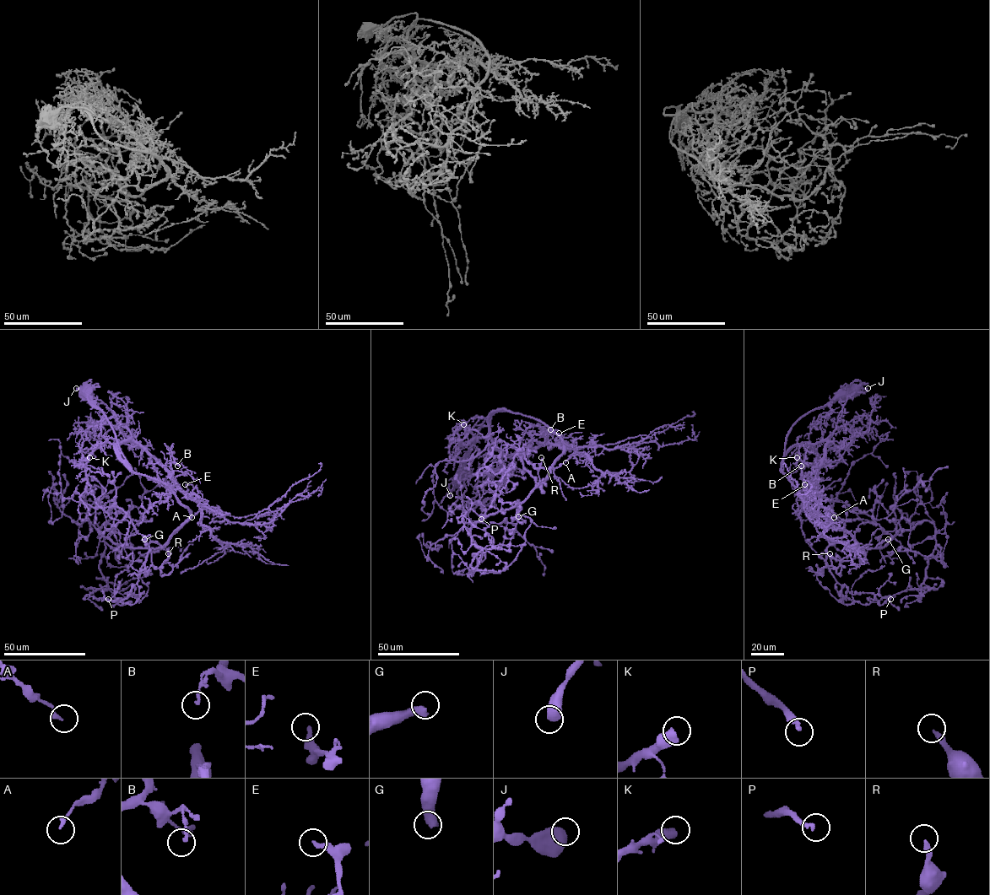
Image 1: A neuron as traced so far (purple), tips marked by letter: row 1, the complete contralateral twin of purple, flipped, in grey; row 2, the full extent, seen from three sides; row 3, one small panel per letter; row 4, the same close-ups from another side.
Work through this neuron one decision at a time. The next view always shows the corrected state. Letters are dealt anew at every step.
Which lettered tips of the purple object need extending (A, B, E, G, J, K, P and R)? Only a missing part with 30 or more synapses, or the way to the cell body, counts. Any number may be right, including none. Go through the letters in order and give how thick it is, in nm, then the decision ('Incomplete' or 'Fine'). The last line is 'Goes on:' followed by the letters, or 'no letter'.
A: Thickness 200 nm. Fine
B: Thickness 130 nm. Fine
E: Thickness 280 nm. Fine
G: Thickness 480 nm. Incomplete
J: Thickness 600 nm. Fine
K: Thickness 550 nm. Fine
P: Thickness 280 nm. Incomplete
R: Thickness 280 nm. Fine
Goes on: G, P

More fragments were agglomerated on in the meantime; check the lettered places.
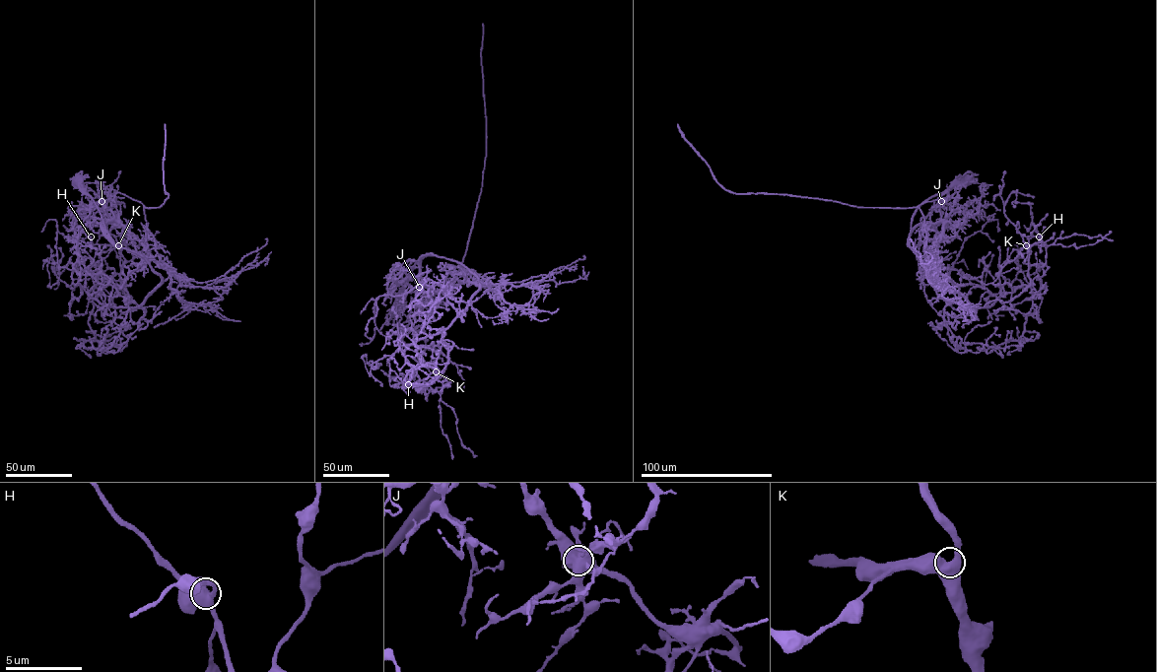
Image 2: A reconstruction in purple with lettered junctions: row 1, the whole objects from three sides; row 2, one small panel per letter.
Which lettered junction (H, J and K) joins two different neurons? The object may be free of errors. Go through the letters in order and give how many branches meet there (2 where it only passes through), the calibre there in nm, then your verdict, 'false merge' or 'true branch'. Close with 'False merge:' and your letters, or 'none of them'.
H: 3 | 440 nm | true branch
J: 4 | 650 nm | false merge
K: 3 | 500 nm | true branch
False merge: J

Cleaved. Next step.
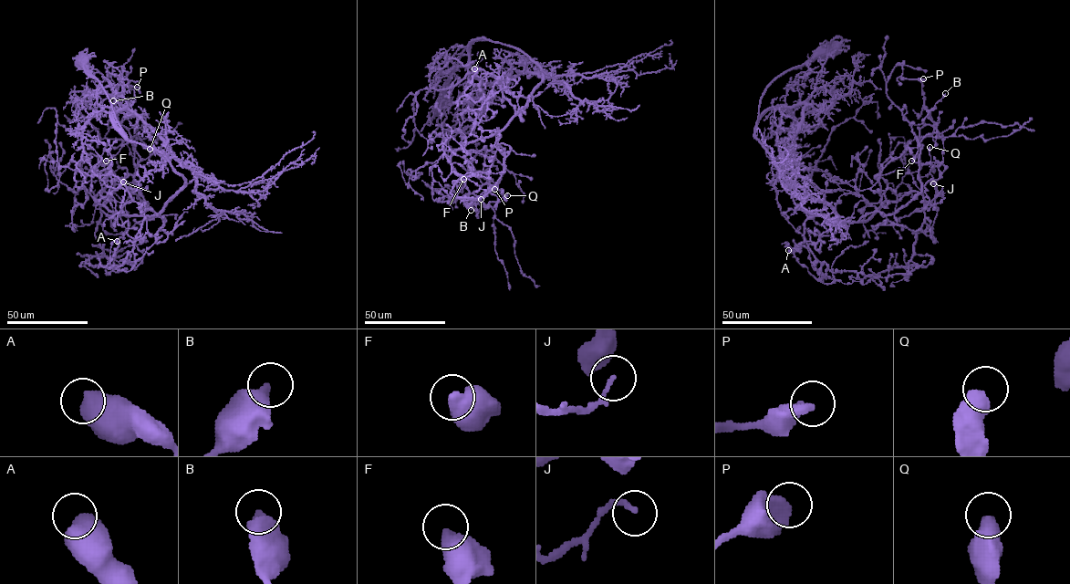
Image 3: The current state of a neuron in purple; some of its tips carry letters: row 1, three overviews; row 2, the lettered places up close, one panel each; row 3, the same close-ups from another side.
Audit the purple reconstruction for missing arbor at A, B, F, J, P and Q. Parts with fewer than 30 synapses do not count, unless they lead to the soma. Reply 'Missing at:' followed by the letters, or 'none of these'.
Missing at: none of these

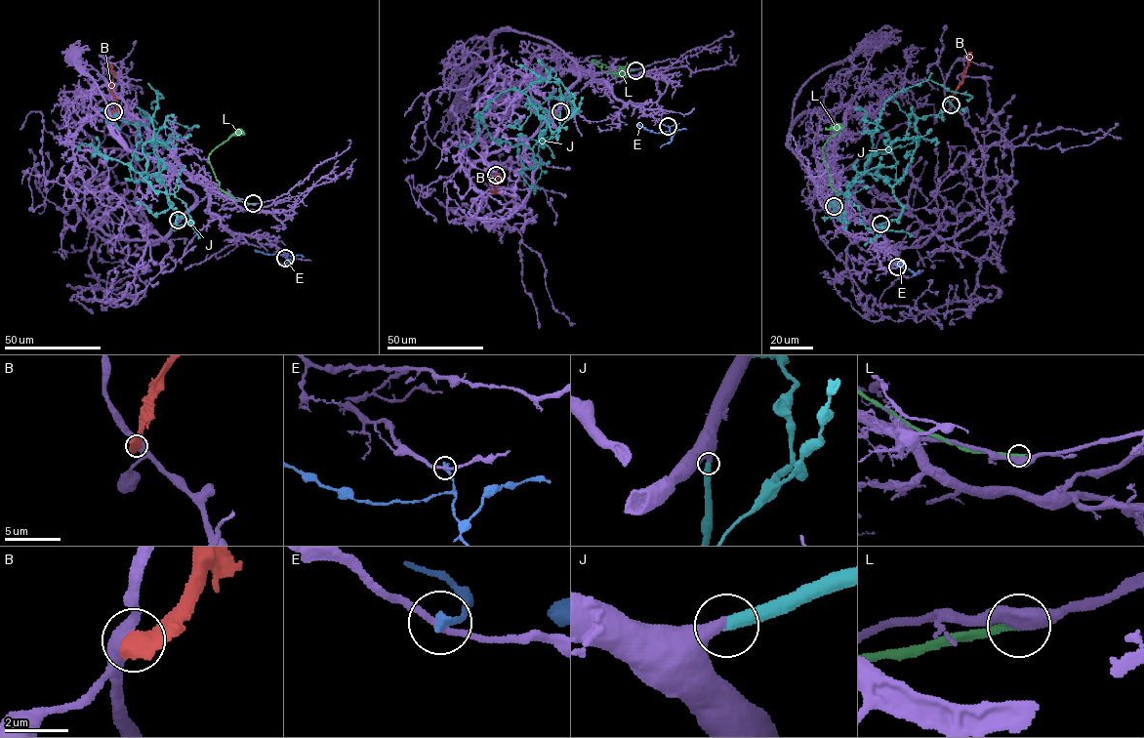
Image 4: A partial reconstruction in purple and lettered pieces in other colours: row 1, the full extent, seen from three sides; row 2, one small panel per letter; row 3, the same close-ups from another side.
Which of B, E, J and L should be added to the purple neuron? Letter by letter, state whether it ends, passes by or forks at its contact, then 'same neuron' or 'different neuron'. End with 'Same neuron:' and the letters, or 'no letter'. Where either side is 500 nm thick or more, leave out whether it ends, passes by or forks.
B: different neuron
E: it ends | different neuron
J: it ends | same neuron
L: different neuron
Same neuron: J

